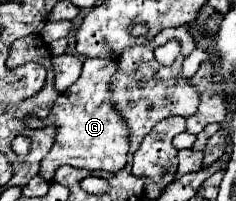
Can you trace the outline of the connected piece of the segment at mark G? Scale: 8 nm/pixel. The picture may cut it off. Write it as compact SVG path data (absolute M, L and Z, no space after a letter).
M85 59L81 77L63 91L49 117L47 123L55 125L55 143L51 151L41 161L41 171L47 181L53 179L57 167L61 165L73 165L83 169L103 169L103 171L119 171L127 163L127 151L129 151L129 135L127 127L123 125L121 115L113 109L109 103L109 81L117 69L117 61L113 59Z

